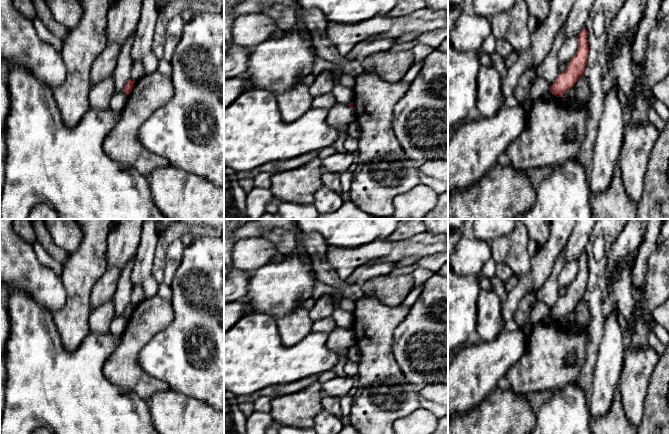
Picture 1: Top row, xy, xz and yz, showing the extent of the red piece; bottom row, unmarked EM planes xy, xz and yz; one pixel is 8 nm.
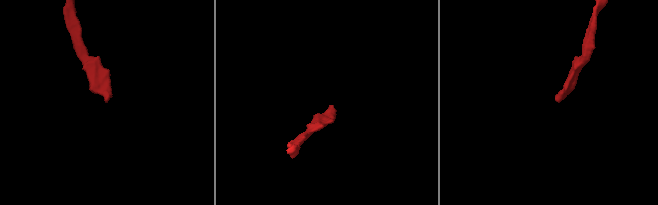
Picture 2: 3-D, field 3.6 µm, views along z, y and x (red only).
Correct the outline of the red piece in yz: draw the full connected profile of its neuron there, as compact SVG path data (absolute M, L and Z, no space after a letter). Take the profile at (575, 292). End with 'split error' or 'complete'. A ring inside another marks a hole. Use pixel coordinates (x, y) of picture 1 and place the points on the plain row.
M584 252L578 259L578 273L575 279L567 288L566 293L559 297L555 306L550 310L550 316L556 321L561 321L583 300L589 277L587 261L588 256Z | complete

